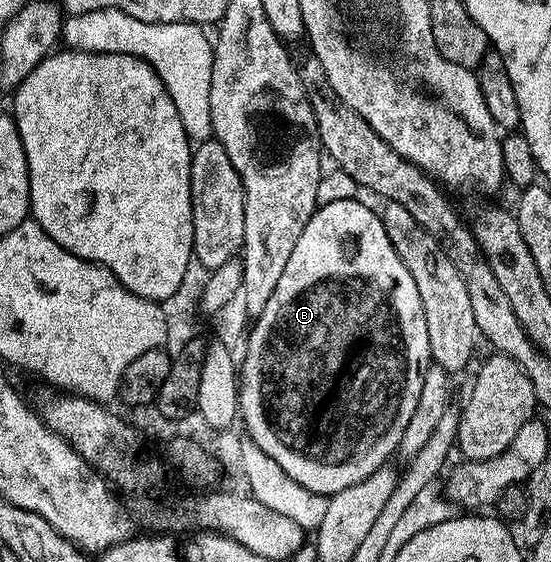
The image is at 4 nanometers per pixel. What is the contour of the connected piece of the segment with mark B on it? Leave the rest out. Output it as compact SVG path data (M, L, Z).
M358 198L333 201L332 204L325 204L315 210L301 237L297 237L297 246L277 281L277 289L273 289L273 297L269 297L269 305L265 305L265 309L250 324L248 352L238 372L239 415L241 423L243 419L247 426L246 434L249 439L277 461L293 481L299 482L313 493L328 497L341 493L341 489L349 489L349 485L365 481L365 477L386 464L383 462L391 454L394 456L398 452L401 433L405 433L405 425L409 425L409 417L413 417L413 409L417 409L417 397L421 397L423 373L433 363L421 293L417 293L417 285L413 282L409 269L405 269L405 261L397 257L397 249L393 249L389 233L385 233L382 218L359 202Z

